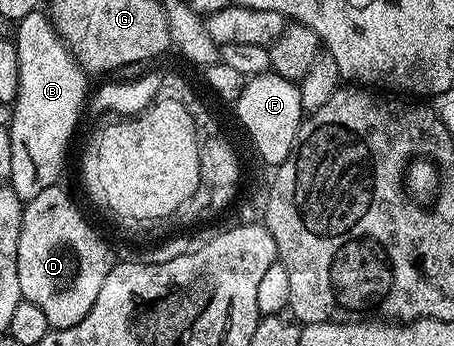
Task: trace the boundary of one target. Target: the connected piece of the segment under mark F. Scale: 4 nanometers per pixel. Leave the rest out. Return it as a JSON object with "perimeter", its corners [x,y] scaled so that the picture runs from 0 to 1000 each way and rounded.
{"perimeter":[[[586,211],[555,220],[542,237],[535,269],[526,269],[518,318],[524,350],[557,399],[557,425],[575,445],[577,465],[595,477],[623,468],[641,442],[663,370],[667,318],[661,249],[648,231],[628,228],[621,217]]]}

